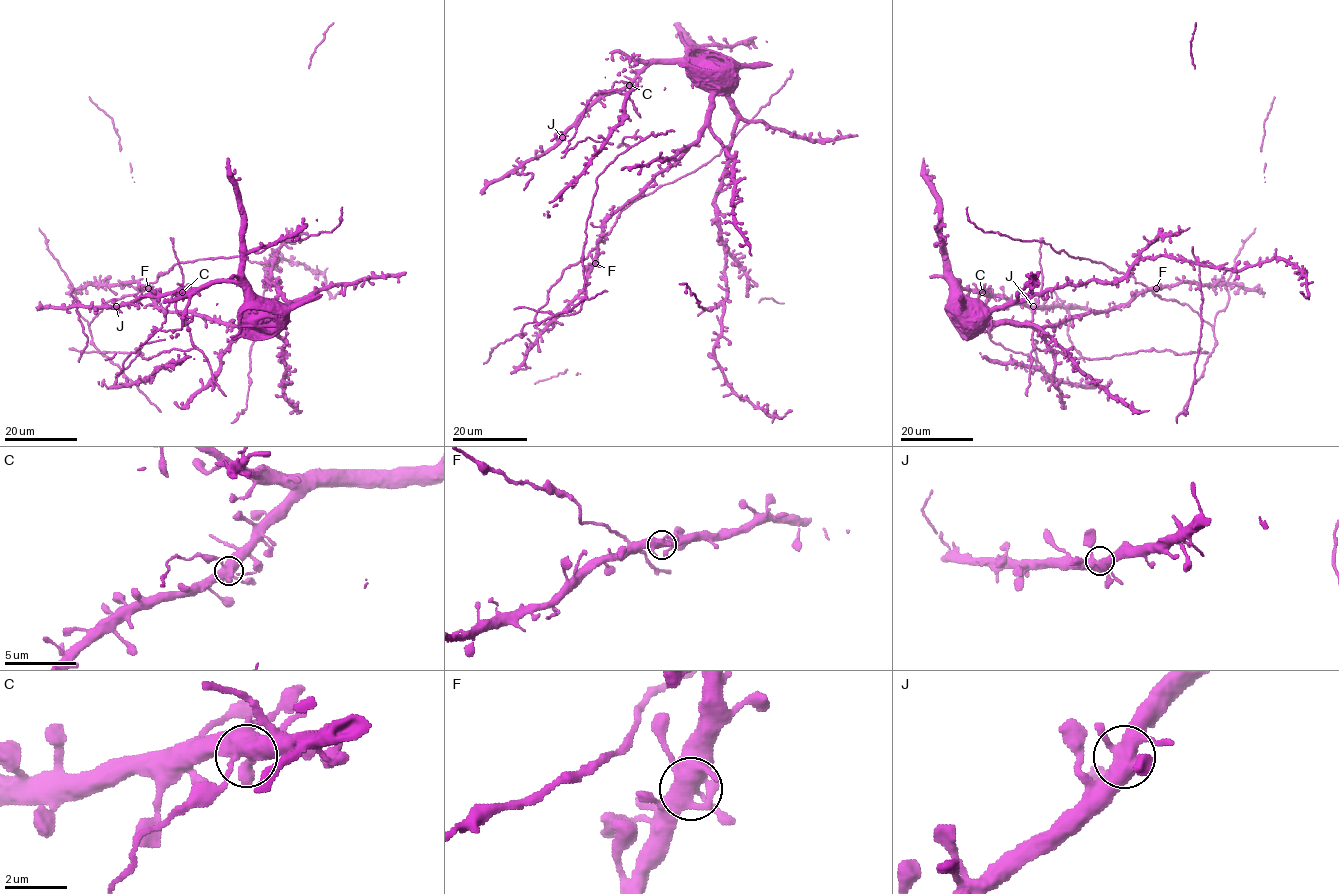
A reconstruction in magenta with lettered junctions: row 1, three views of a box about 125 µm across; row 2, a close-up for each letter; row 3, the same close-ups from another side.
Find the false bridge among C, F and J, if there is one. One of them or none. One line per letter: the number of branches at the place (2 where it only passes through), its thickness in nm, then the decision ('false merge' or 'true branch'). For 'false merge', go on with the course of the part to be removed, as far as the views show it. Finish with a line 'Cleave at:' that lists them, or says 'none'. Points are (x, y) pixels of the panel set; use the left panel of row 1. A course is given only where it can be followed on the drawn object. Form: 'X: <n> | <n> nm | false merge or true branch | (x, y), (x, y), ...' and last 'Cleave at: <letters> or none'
C: 7 | 480 nm | false merge | (182, 292), (166, 307), (165, 321), (129, 356), (121, 370), (144, 344), (164, 339)
F: 6 | 480 nm | true branch
J: 5 | 460 nm | true branch
Cleave at: C

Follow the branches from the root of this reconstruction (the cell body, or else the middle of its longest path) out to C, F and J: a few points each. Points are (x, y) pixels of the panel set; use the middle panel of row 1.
C: (698, 57), (700, 79), (699, 67), (691, 60), (650, 63), (629, 85)
F: (698, 57), (701, 82), (710, 93), (703, 133), (676, 161), (662, 169), (607, 219), (594, 262)
J: (698, 57), (700, 79), (699, 67), (691, 60), (649, 63), (626, 85), (603, 95), (562, 137)

